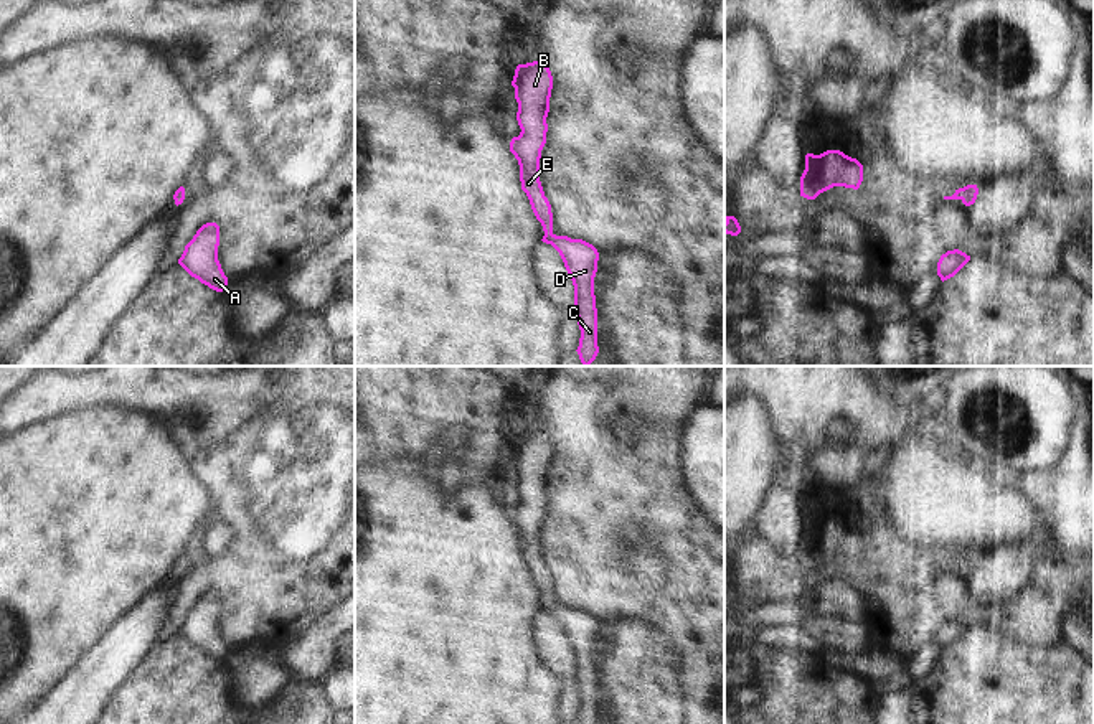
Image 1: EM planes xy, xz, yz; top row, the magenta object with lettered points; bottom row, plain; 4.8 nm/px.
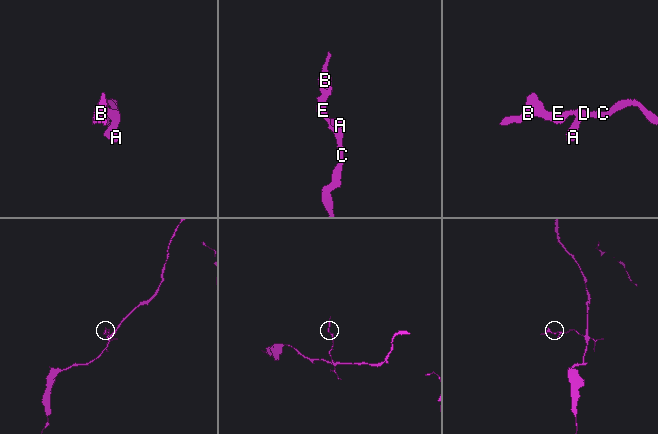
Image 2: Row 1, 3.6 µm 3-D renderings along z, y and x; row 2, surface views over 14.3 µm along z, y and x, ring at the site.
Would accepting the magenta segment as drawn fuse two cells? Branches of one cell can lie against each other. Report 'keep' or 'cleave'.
keep

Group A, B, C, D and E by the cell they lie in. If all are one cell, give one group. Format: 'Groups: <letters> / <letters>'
Groups: A B C D E

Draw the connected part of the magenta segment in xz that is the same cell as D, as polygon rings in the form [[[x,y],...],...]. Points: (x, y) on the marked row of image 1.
[[[541,61],[518,64],[512,81],[518,102],[516,120],[521,129],[510,142],[510,152],[520,165],[521,190],[526,193],[536,219],[541,223],[543,242],[551,244],[561,256],[574,285],[574,307],[581,330],[578,355],[584,366],[589,366],[597,353],[597,308],[594,295],[594,277],[597,272],[599,252],[582,241],[553,233],[553,213],[540,181],[540,158],[546,143],[549,97],[553,76]]]

